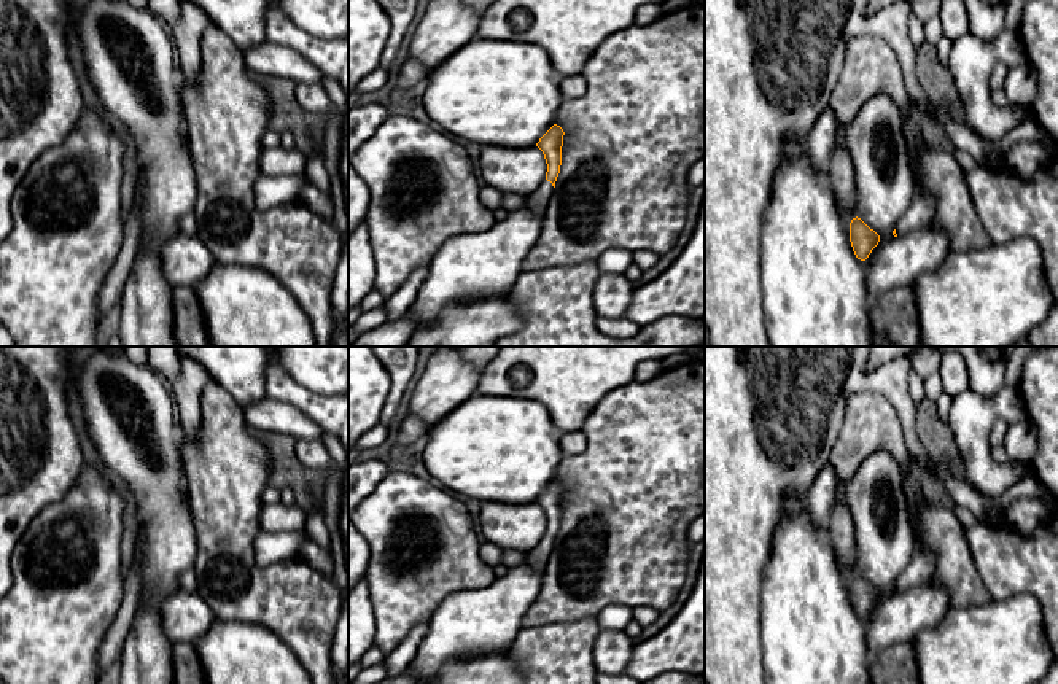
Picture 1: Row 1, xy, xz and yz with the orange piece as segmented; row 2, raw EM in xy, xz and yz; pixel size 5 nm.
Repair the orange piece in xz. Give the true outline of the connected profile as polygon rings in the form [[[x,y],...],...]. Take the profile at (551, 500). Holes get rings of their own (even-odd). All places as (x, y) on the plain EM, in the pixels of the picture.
[[[554,480],[536,499],[544,511],[547,528],[546,536],[539,541],[539,544],[533,550],[527,552],[527,558],[541,569],[547,565],[560,530],[563,492],[563,485]]]

